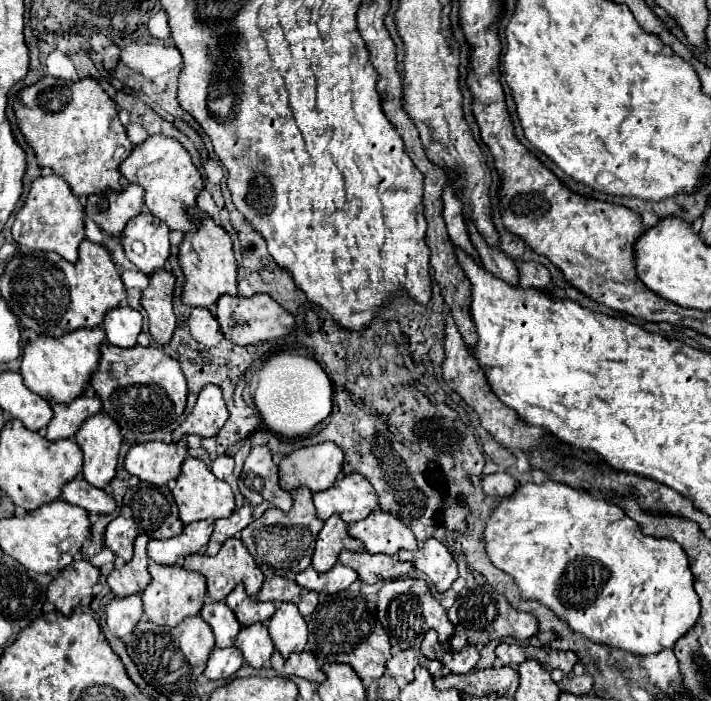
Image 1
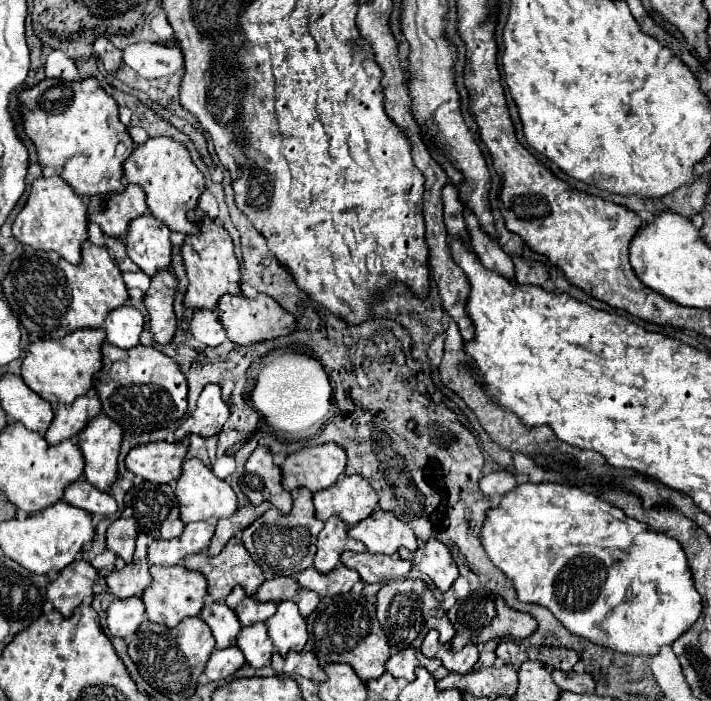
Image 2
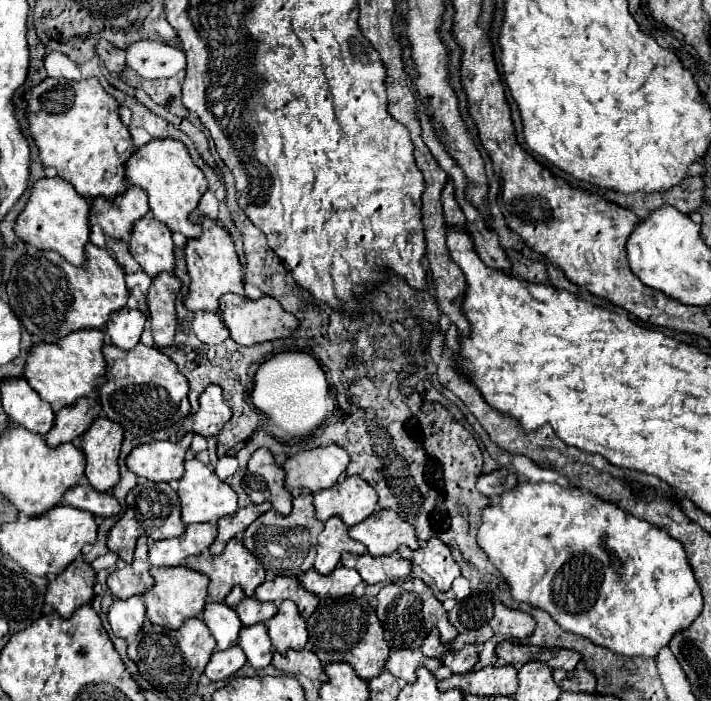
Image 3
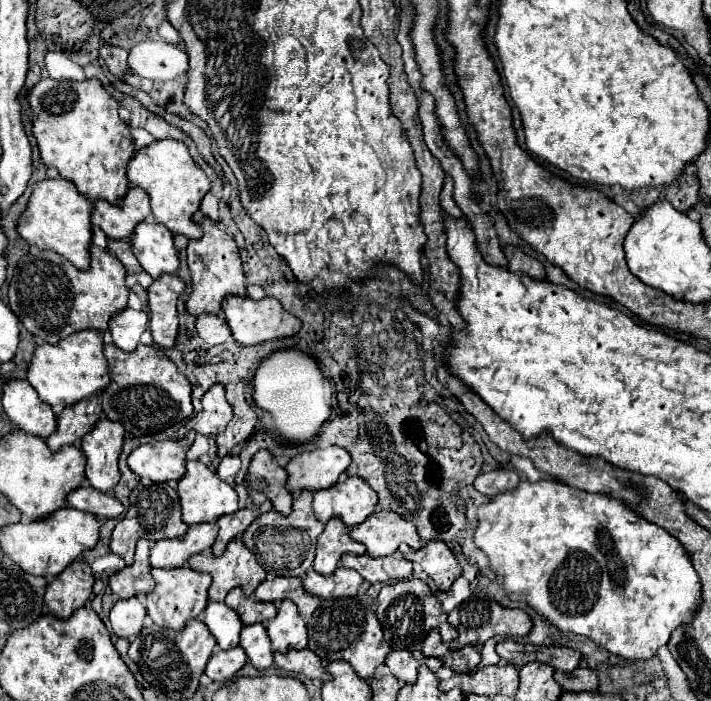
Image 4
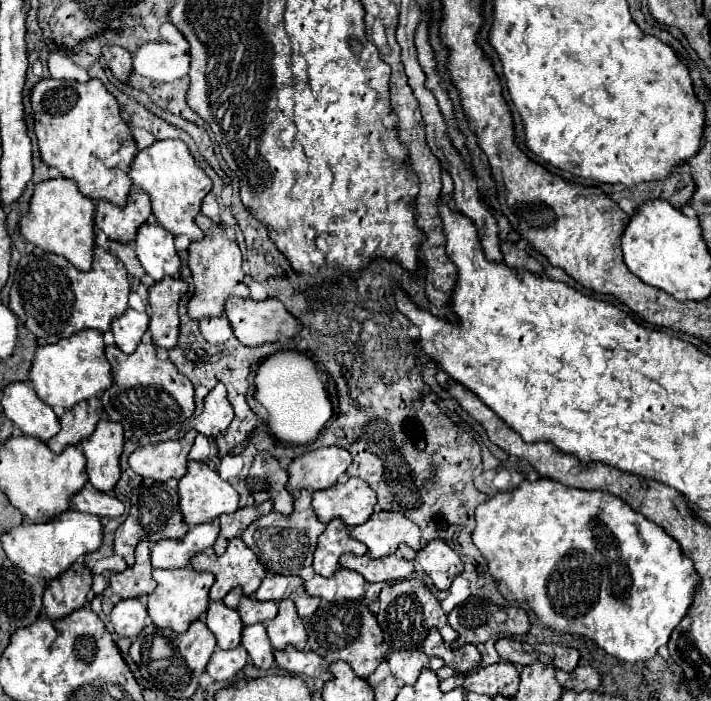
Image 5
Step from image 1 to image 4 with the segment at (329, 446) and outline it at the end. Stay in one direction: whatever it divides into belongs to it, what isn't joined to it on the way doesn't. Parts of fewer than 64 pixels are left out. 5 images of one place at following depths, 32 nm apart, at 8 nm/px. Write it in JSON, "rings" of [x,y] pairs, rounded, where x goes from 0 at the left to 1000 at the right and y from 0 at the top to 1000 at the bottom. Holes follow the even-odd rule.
{"rings":[[[478,636],[430,642],[414,650],[402,662],[405,688],[402,696],[411,699],[456,699],[475,688],[475,679],[487,673],[492,662],[492,648]]]}

